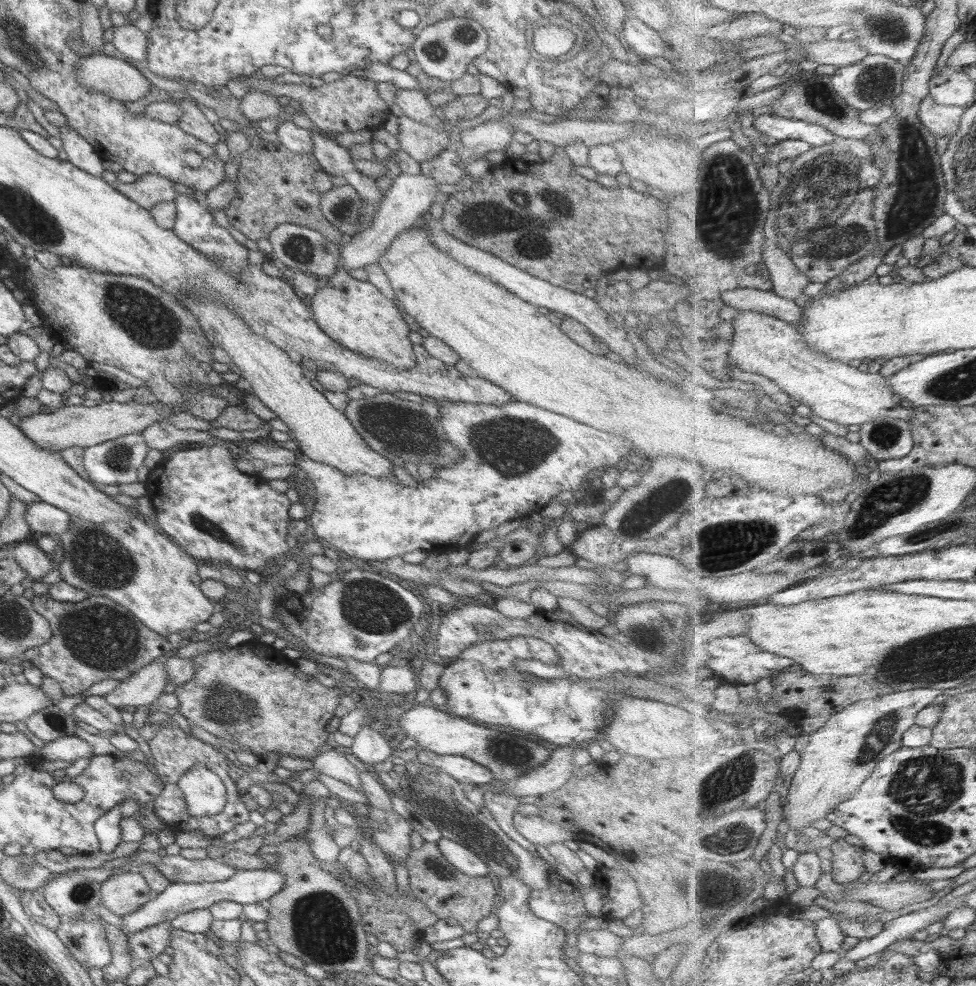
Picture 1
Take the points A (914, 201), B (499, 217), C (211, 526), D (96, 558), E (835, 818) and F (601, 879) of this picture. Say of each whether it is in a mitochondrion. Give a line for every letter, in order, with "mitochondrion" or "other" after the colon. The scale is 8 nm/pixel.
A: mitochondrion
B: mitochondrion
C: mitochondrion
D: mitochondrion
E: other
F: other

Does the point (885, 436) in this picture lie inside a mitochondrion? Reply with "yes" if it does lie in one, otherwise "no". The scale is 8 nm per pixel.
yes

